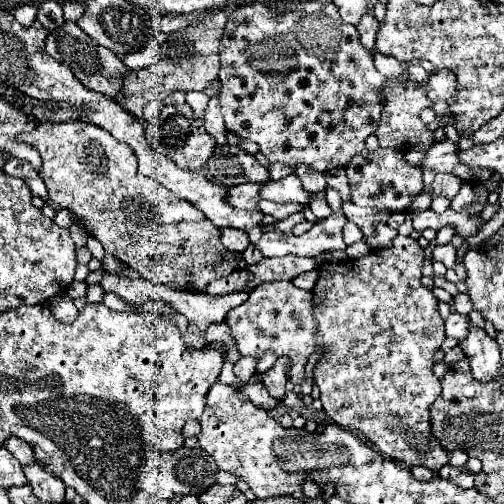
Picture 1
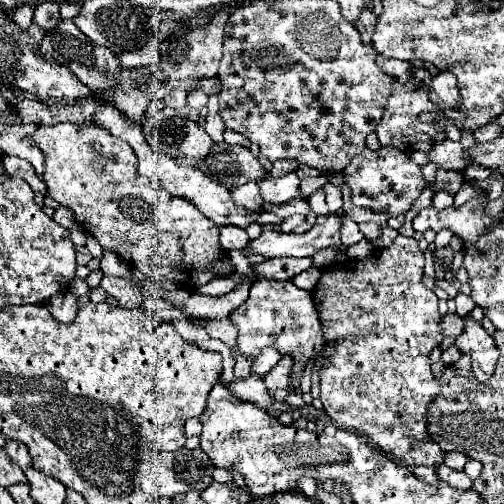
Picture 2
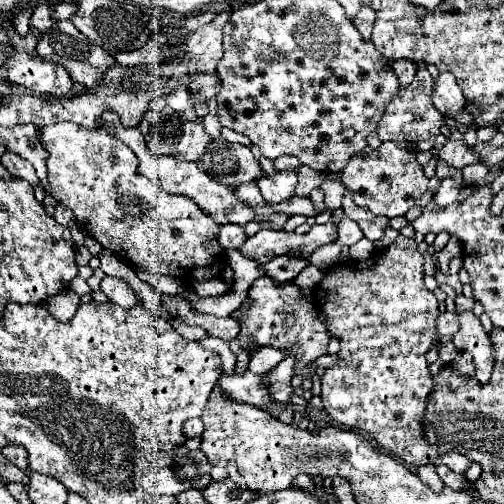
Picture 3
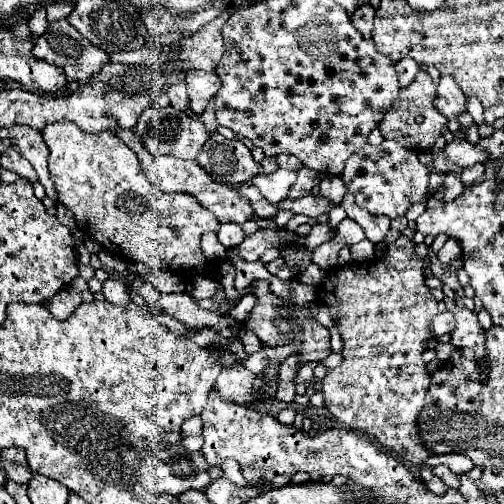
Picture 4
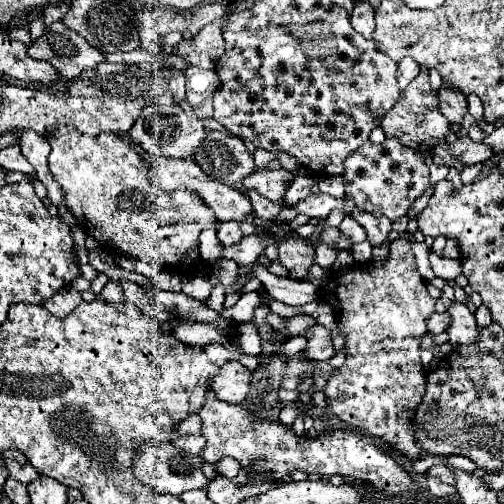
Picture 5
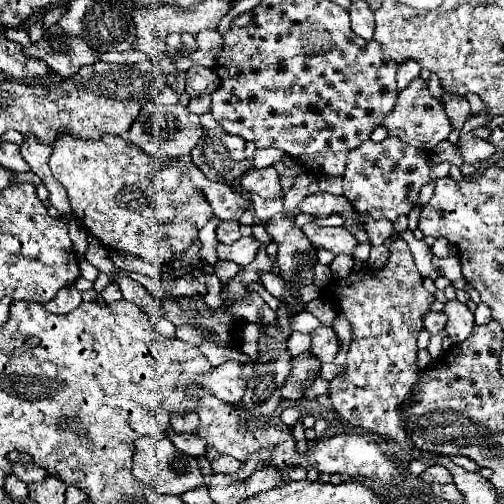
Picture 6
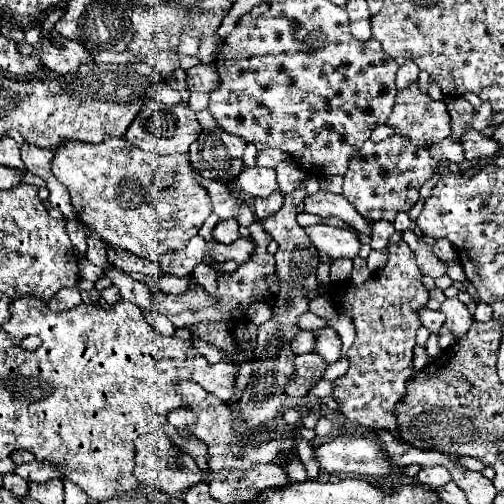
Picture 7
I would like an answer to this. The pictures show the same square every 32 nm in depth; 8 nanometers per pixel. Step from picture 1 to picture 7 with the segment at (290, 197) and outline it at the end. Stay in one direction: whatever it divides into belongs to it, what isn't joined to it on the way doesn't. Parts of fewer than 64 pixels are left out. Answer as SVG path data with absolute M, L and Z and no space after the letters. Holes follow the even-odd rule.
M256 166L248 168L248 170L240 172L238 184L248 196L268 198L270 194L280 190L278 182L276 182L276 170L274 168L256 168Z

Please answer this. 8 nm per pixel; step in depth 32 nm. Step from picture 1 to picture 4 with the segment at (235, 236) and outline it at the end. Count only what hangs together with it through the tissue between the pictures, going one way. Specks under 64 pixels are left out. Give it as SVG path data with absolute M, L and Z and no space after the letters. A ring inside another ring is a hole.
M220 224L218 240L220 240L220 244L222 244L226 250L240 246L240 242L242 242L244 238L246 238L246 236L244 236L240 224Z

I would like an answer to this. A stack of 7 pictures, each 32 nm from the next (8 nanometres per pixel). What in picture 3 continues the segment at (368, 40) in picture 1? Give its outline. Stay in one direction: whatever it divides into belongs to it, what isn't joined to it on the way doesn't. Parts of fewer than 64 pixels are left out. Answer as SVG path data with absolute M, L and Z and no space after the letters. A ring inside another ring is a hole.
M362 6L362 10L360 10L358 16L354 18L354 26L358 28L358 32L362 34L364 40L370 40L374 20L376 20L376 14L374 14L374 10L372 10L370 6Z

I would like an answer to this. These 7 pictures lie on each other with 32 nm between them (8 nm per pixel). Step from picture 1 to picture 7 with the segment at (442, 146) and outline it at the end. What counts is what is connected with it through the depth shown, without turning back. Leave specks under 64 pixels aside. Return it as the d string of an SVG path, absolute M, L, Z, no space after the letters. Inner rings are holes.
M466 130L462 134L460 142L464 148L464 158L468 162L478 160L478 158L490 158L498 150L498 144L492 138L482 138L480 132L476 132L476 130Z

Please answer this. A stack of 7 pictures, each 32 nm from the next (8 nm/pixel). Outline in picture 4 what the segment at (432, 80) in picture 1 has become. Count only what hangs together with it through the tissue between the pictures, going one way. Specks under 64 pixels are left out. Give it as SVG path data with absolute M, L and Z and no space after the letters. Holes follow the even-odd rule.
M446 74L440 76L434 106L446 118L456 118L458 114L462 114L466 110L466 96L460 92L460 88L456 86L452 76L446 76Z

